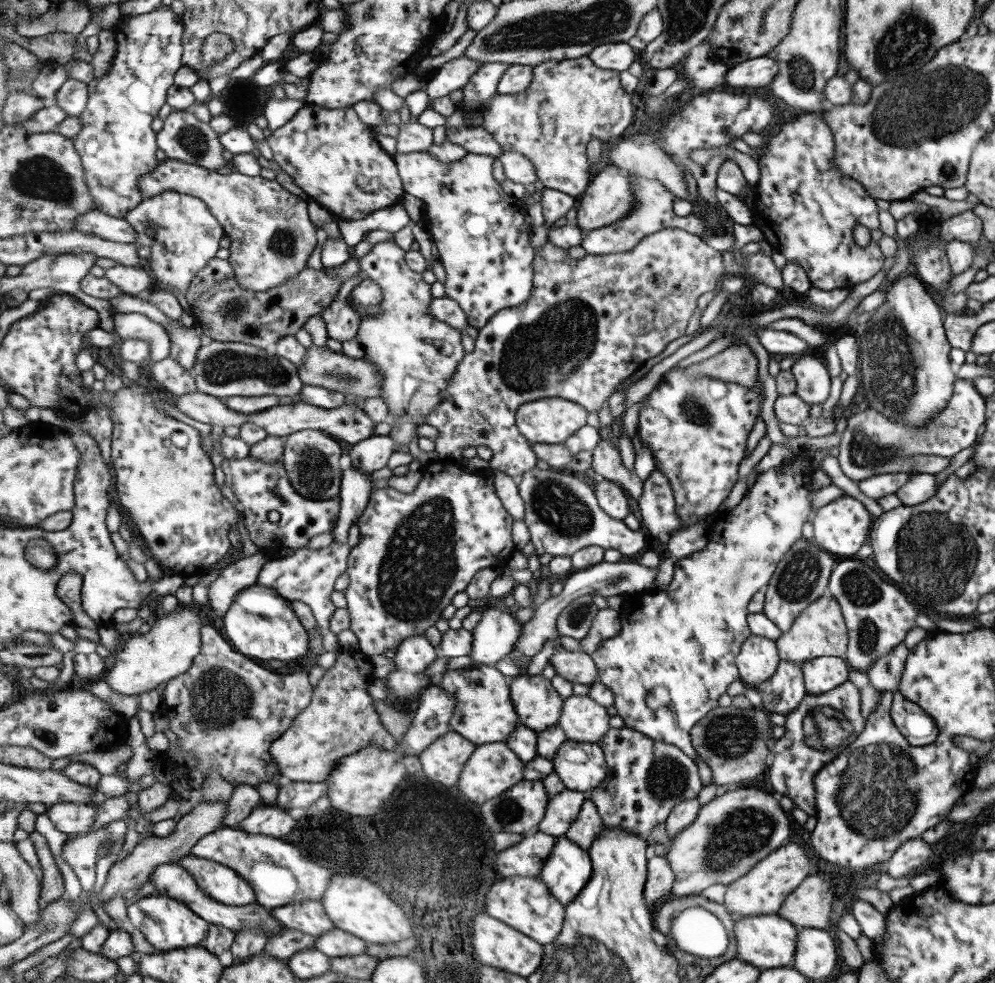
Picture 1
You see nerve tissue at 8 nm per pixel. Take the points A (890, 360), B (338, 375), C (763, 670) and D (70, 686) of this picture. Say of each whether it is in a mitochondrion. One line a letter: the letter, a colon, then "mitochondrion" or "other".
A: mitochondrion
B: mitochondrion
C: other
D: other

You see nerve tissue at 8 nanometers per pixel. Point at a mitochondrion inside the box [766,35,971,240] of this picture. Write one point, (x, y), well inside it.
(800, 71)

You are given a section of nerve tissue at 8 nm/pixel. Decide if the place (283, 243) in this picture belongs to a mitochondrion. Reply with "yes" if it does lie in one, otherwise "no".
yes

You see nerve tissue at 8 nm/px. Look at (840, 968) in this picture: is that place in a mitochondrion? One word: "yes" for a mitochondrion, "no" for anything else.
no

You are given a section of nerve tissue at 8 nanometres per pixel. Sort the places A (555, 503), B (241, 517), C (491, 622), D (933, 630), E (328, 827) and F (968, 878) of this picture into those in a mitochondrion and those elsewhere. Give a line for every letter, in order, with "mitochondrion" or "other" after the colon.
A: mitochondrion
B: other
C: other
D: other
E: other
F: other

